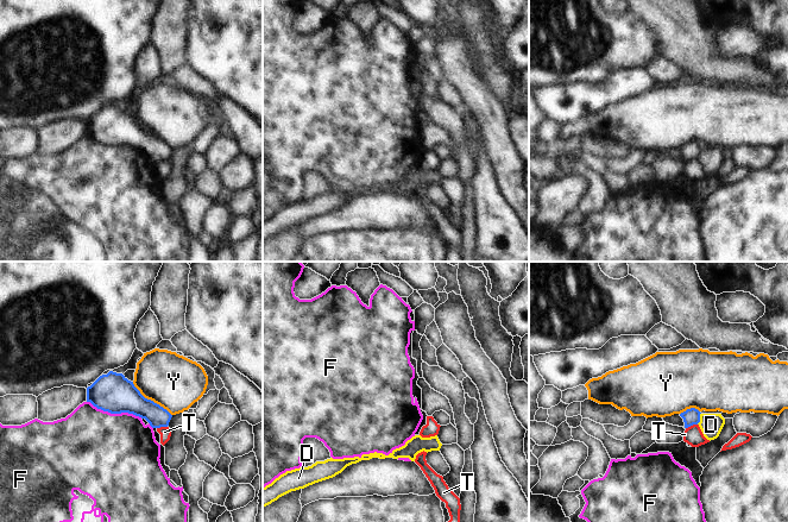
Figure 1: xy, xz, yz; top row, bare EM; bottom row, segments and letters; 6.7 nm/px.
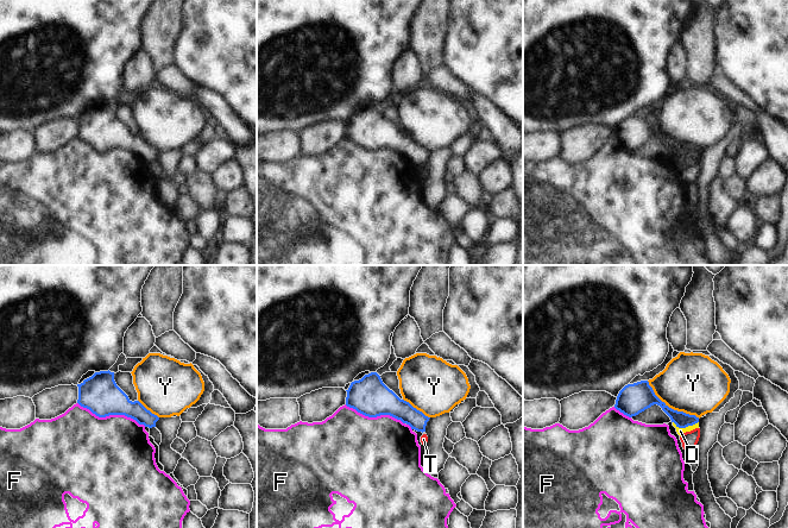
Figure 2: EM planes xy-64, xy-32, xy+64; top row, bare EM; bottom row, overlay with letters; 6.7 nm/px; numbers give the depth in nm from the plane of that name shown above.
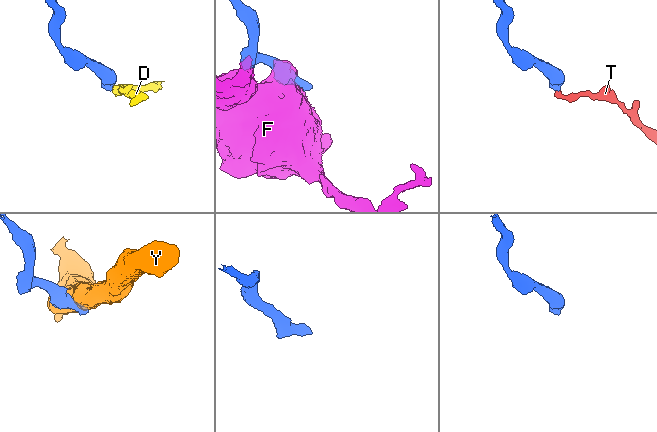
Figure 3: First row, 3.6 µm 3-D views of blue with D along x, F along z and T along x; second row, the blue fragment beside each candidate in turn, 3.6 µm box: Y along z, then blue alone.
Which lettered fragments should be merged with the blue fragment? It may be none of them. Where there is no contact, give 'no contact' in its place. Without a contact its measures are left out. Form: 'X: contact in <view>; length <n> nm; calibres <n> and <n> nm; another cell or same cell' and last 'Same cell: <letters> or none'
D: contact in yz; length 80 nm; calibres 110 and 160 nm; another cell
F: contact in xy; length 400 nm; calibres 260 and 500 nm; another cell
T: contact in yz; length 90 nm; calibres 110 and 130 nm; another cell
Y: contact in xy; length 360 nm; calibres 260 and 360 nm; another cell
Same cell: none

